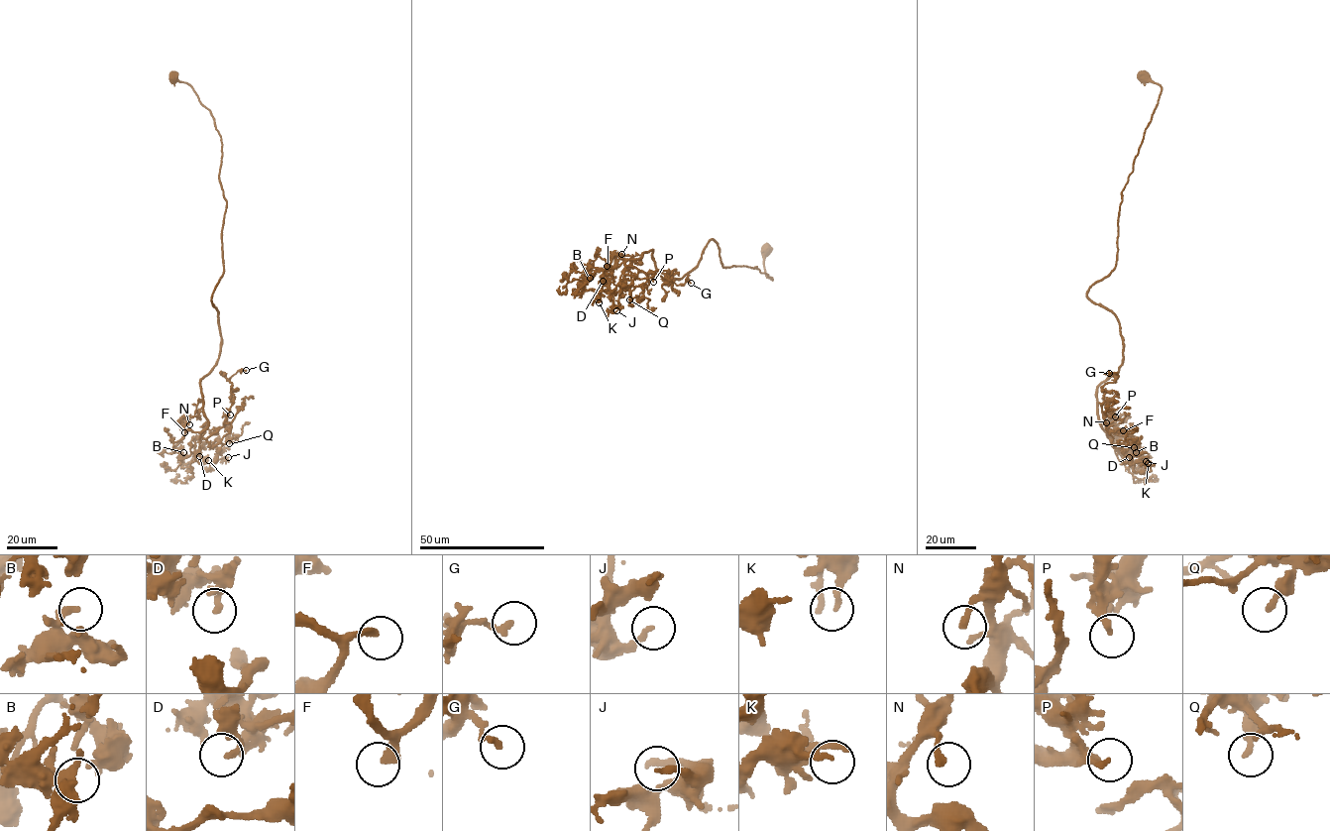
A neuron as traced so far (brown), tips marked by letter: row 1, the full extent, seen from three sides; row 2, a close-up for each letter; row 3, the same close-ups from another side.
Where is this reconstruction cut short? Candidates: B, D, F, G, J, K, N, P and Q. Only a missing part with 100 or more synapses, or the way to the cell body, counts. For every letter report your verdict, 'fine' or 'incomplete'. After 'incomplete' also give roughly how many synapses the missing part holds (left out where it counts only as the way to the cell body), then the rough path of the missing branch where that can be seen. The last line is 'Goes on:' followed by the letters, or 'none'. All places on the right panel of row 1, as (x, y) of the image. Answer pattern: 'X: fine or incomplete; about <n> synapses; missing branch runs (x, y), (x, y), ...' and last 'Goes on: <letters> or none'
B: fine
D: fine
F: incomplete; about 180 synapses
G: fine
J: fine
K: fine
N: fine
P: fine
Q: fine
Goes on: F

